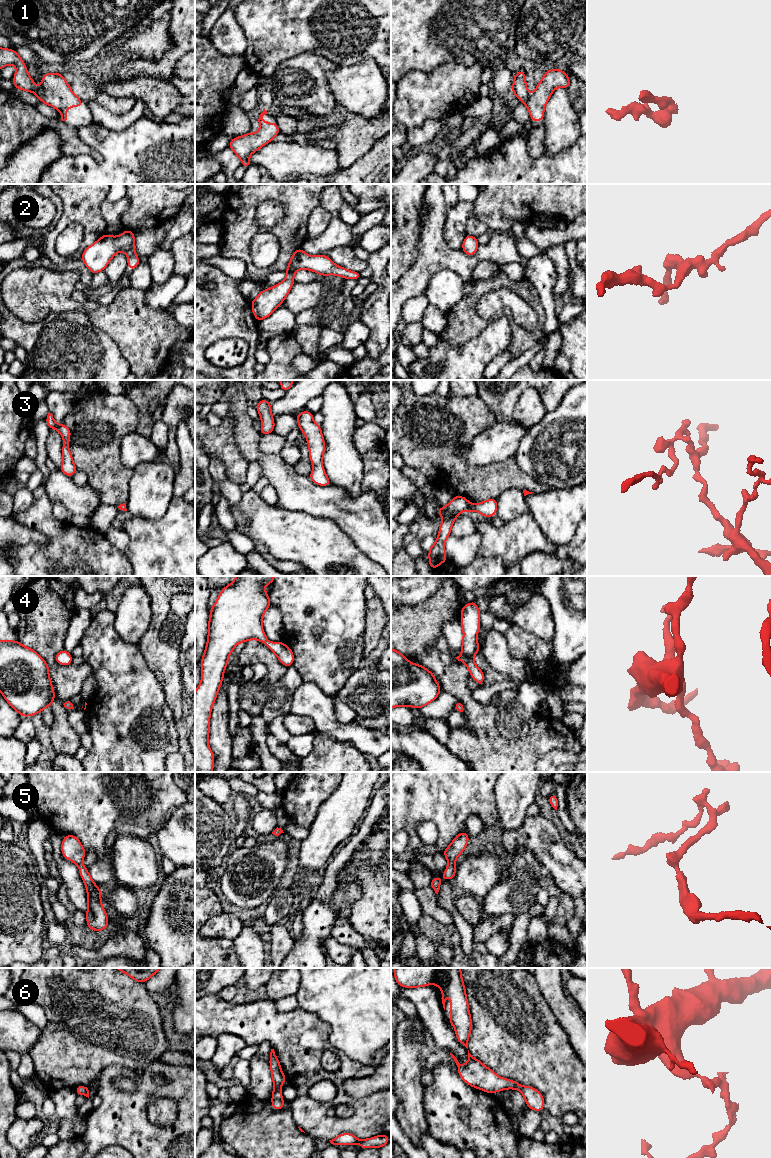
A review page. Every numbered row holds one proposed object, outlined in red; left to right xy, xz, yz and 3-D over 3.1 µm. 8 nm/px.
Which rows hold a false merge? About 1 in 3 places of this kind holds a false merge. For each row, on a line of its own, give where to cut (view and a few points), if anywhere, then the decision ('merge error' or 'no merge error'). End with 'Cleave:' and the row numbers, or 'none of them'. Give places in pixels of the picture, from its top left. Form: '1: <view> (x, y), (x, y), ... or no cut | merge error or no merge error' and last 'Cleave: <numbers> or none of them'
1: no cut | no merge error
2: no cut | no merge error
3: no cut | no merge error
4: no cut | no merge error
5: no cut | no merge error
6: no cut | no merge error
Cleave: none of them

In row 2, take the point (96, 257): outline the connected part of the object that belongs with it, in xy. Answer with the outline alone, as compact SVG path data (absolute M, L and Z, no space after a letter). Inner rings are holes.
M127 229L117 237L104 234L83 250L81 260L90 272L96 274L104 271L115 254L122 251L128 257L127 267L133 271L141 261L135 253L134 241L134 232Z

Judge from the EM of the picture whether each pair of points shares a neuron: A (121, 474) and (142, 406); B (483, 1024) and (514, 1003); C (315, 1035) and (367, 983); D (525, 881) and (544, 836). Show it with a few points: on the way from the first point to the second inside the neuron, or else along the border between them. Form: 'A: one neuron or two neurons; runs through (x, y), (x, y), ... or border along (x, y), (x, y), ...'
A: two neurons; border along (131, 400), (137, 410), (136, 431)
B: one neuron; runs through (491, 1024), (506, 1011)
C: two neurons; border along (307, 1011), (329, 1026), (331, 1046)
D: two neurons; border along (511, 856), (525, 847), (542, 866)

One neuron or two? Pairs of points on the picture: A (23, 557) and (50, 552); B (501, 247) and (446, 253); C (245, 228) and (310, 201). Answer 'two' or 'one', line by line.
A: one
B: one
C: one

